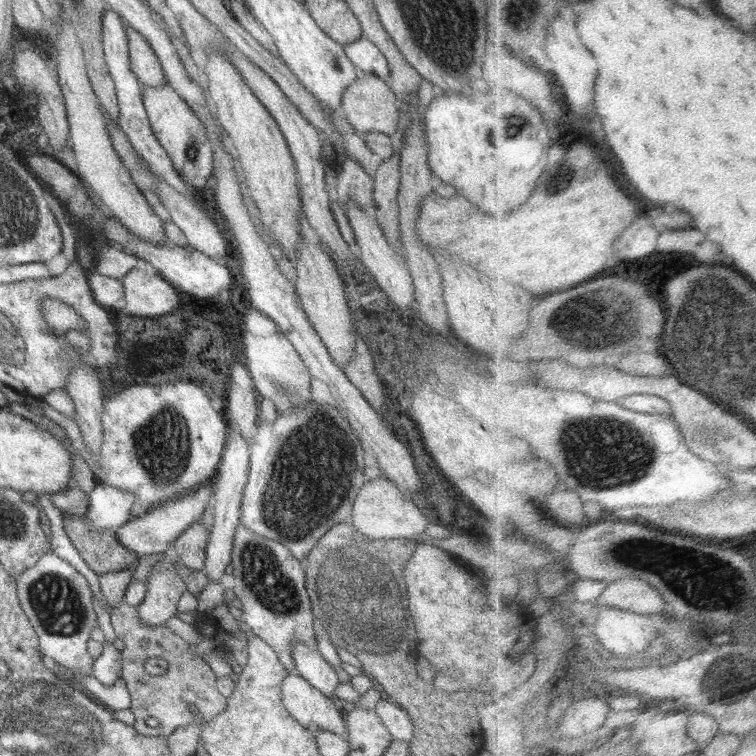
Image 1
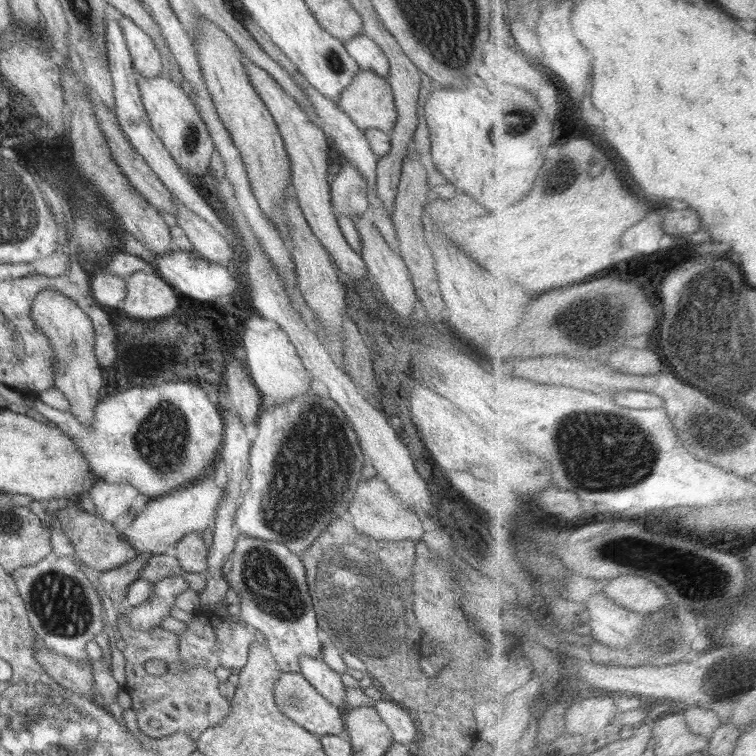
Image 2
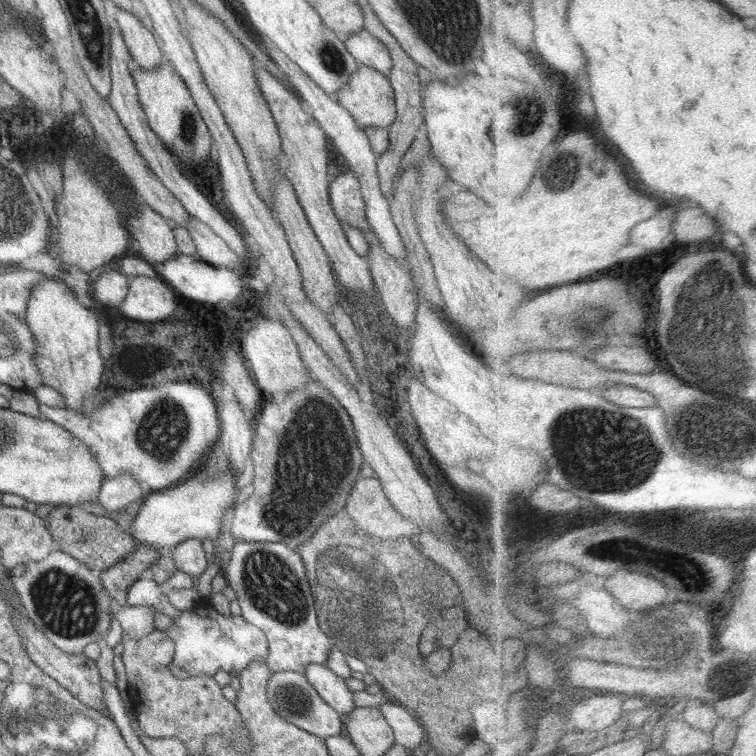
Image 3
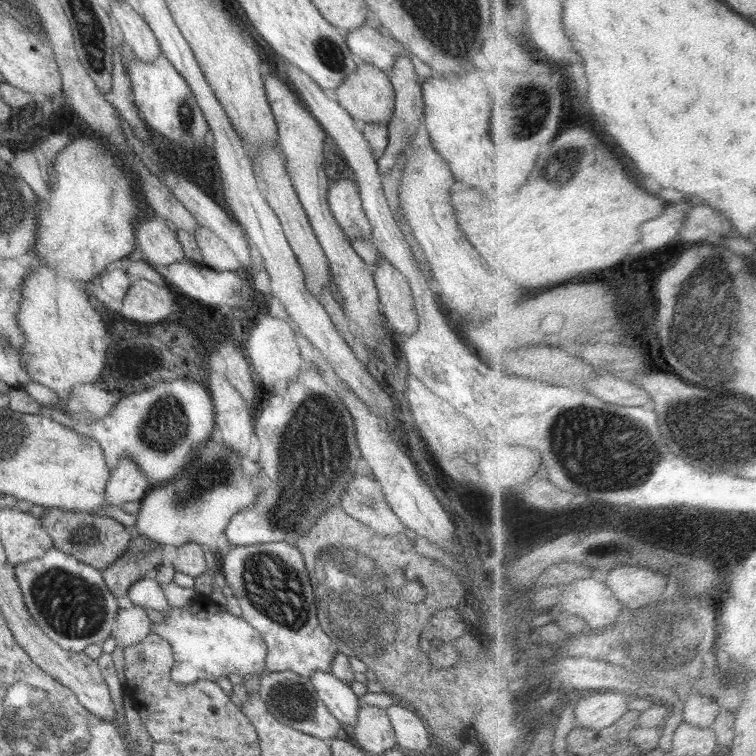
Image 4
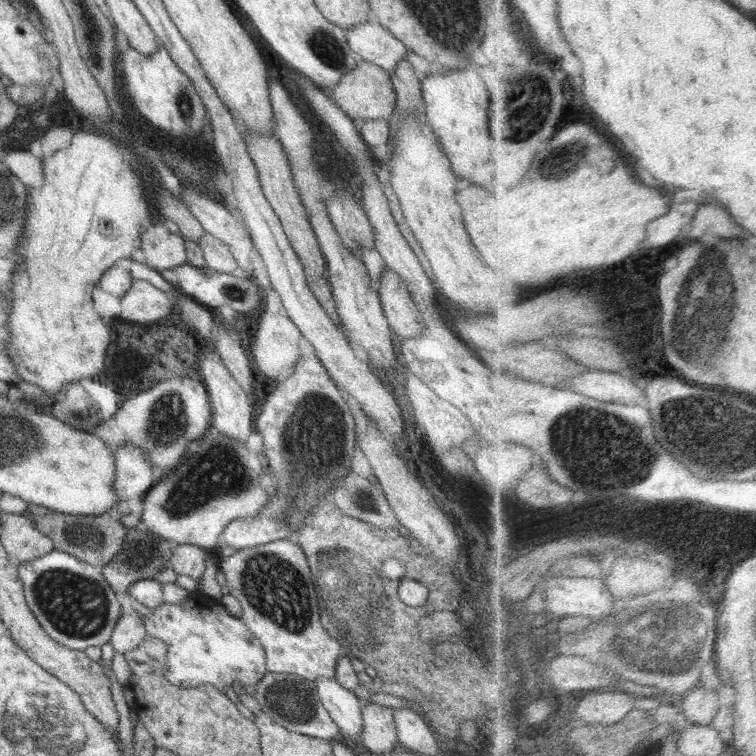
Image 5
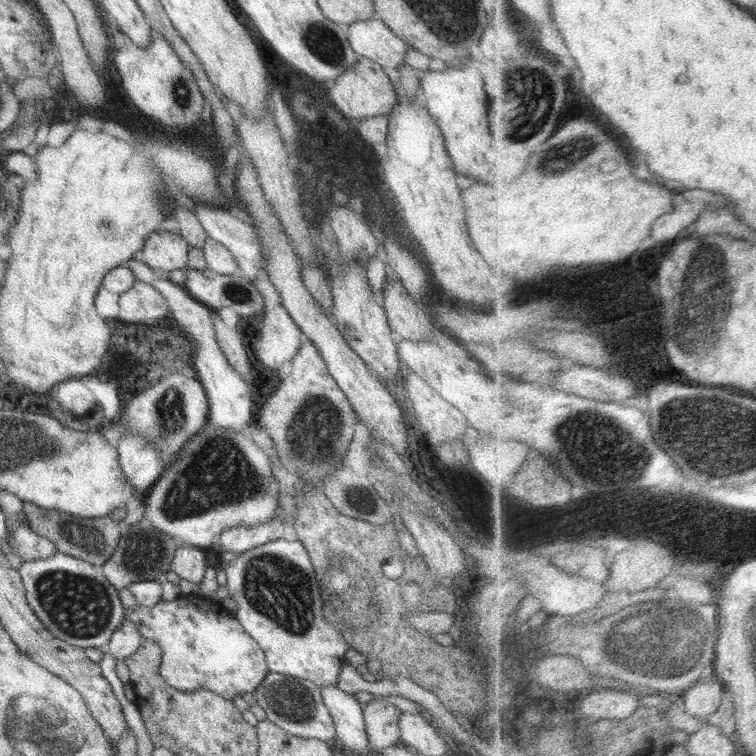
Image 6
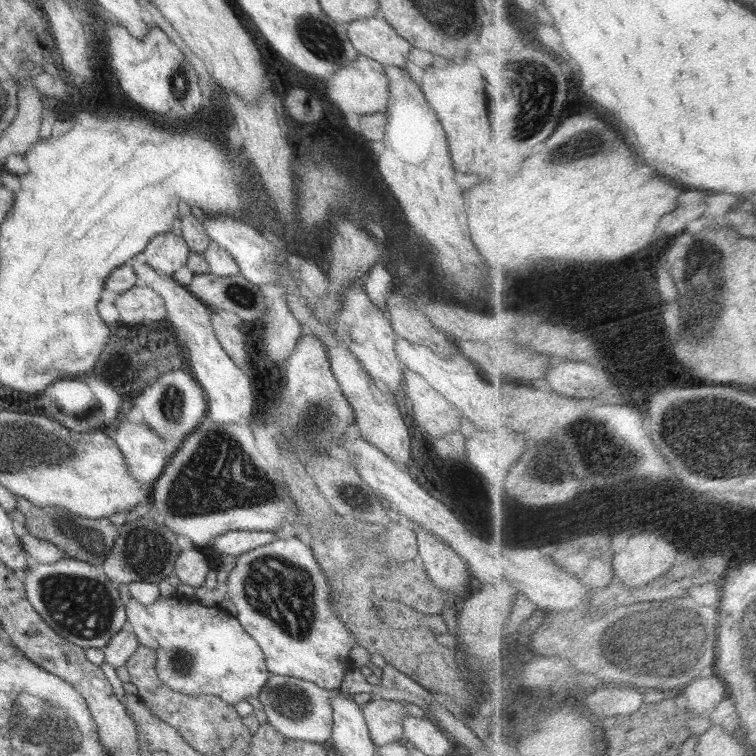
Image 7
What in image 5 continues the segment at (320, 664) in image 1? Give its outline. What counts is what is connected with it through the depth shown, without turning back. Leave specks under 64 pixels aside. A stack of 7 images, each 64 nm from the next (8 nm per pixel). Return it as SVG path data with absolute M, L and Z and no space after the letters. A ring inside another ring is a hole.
M318 679L315 682L318 698L330 714L340 732L340 739L354 747L363 732L363 708L366 705L354 692L342 688L335 680Z

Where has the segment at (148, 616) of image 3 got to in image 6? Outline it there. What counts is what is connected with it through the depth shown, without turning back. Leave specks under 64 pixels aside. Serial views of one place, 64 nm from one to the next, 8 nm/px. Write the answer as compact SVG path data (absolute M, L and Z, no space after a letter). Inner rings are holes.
M126 619L114 631L104 652L110 654L116 661L125 661L126 658L138 651L143 638L144 636L138 632L136 624L132 620Z

